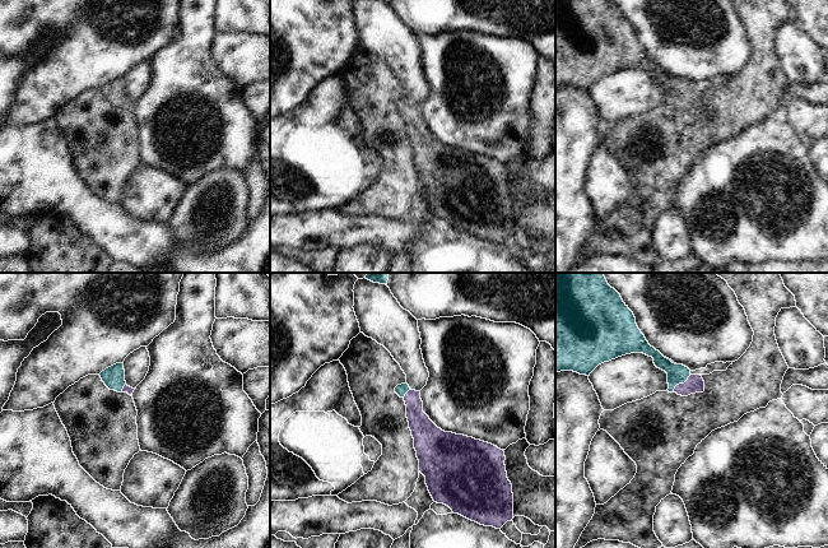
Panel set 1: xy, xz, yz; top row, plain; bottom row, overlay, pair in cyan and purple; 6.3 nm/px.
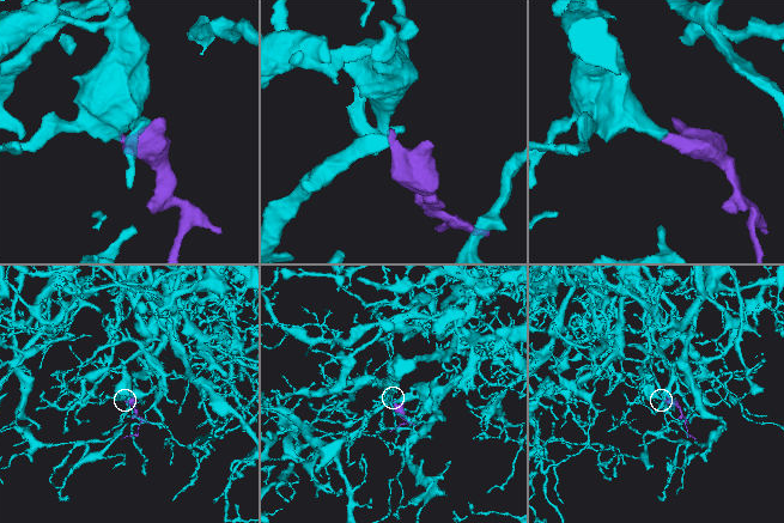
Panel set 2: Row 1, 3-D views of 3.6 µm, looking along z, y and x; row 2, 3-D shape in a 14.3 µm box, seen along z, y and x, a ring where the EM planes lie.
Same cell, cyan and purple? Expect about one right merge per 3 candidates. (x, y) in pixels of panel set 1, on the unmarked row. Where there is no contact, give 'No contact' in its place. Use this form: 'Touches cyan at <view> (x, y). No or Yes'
Touches cyan at yz (680, 97). Yes.

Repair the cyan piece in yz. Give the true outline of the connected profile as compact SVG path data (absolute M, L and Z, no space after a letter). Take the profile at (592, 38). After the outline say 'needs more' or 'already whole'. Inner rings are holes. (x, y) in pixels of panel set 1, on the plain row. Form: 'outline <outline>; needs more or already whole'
outline M555 0L555 88L573 85L590 90L599 79L631 68L643 68L653 73L655 80L667 88L669 107L688 111L704 106L701 89L692 89L688 82L673 78L648 59L633 27L614 3Z; needs more

